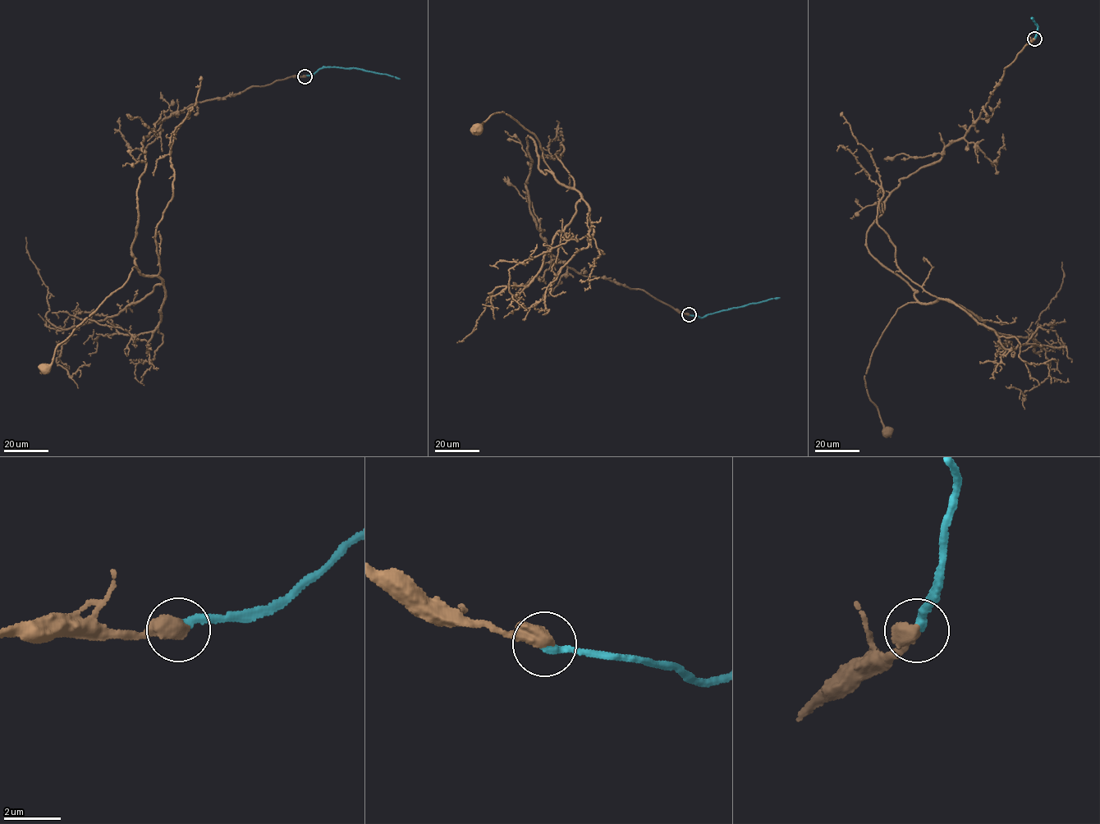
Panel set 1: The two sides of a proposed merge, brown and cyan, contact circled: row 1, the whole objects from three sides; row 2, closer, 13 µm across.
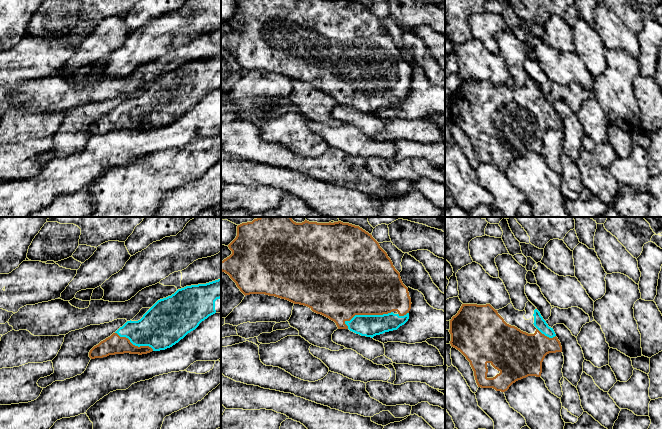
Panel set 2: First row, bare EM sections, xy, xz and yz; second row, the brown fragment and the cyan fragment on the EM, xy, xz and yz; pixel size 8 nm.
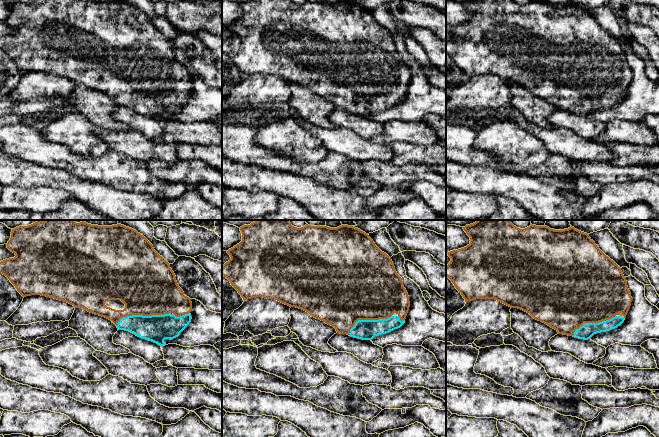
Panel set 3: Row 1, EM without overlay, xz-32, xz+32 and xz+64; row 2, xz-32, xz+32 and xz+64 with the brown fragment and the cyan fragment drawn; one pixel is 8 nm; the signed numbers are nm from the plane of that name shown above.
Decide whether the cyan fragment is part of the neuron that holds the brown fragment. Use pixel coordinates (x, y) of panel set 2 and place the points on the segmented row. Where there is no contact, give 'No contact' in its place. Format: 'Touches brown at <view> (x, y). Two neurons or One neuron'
Touches brown at xz (368, 314). One neuron

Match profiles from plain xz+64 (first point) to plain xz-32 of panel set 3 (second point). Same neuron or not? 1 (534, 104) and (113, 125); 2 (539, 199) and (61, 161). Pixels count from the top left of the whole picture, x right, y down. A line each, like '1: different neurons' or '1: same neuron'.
1: same neuron
2: different neurons

